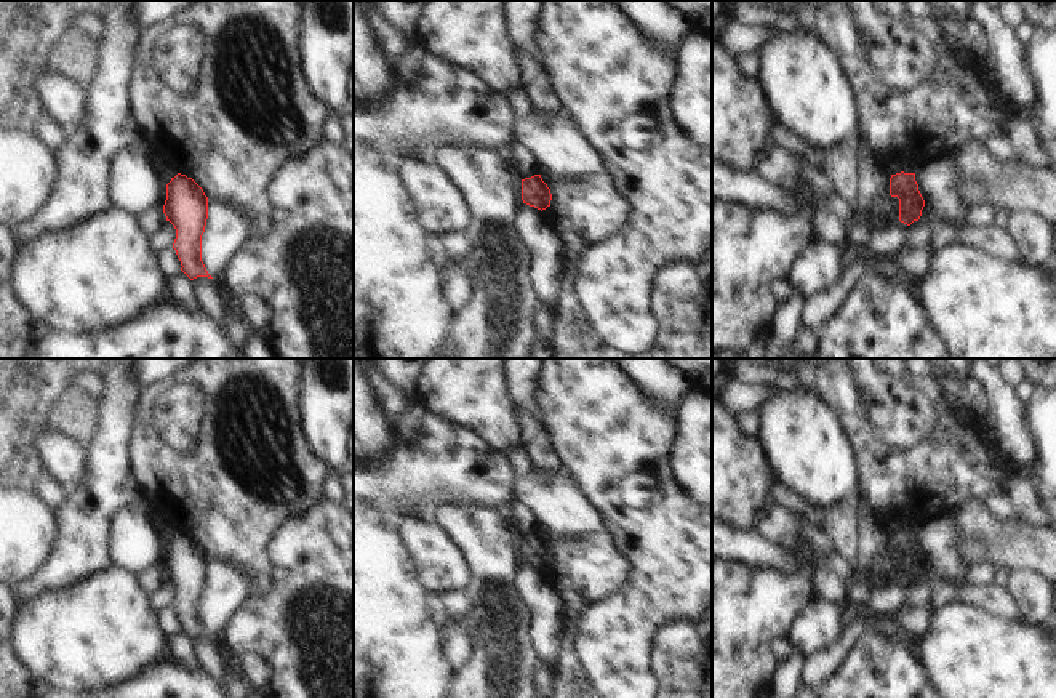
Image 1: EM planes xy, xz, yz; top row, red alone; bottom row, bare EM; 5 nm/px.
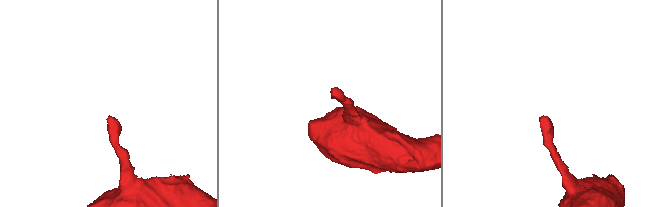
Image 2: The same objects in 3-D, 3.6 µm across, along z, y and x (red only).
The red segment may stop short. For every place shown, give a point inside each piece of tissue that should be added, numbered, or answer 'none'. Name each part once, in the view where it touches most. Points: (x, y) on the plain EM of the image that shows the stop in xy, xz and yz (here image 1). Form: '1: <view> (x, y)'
none

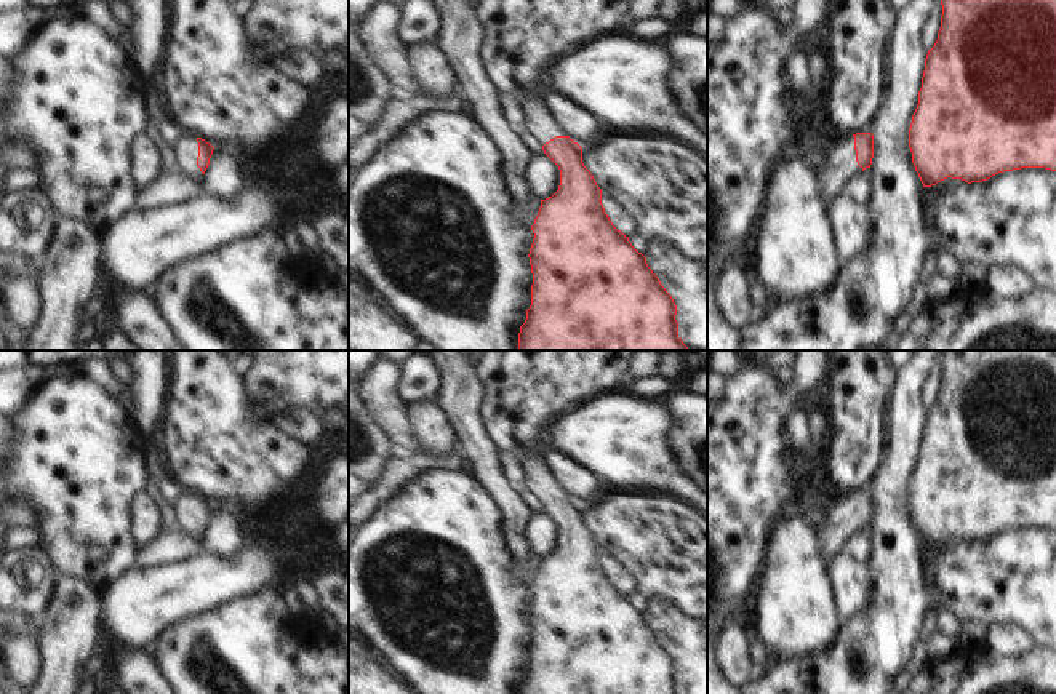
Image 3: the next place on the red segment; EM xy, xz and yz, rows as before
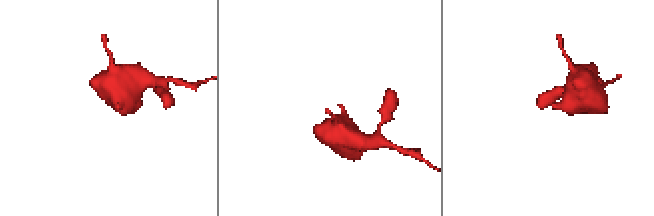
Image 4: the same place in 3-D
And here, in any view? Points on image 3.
1: xy (186, 509)

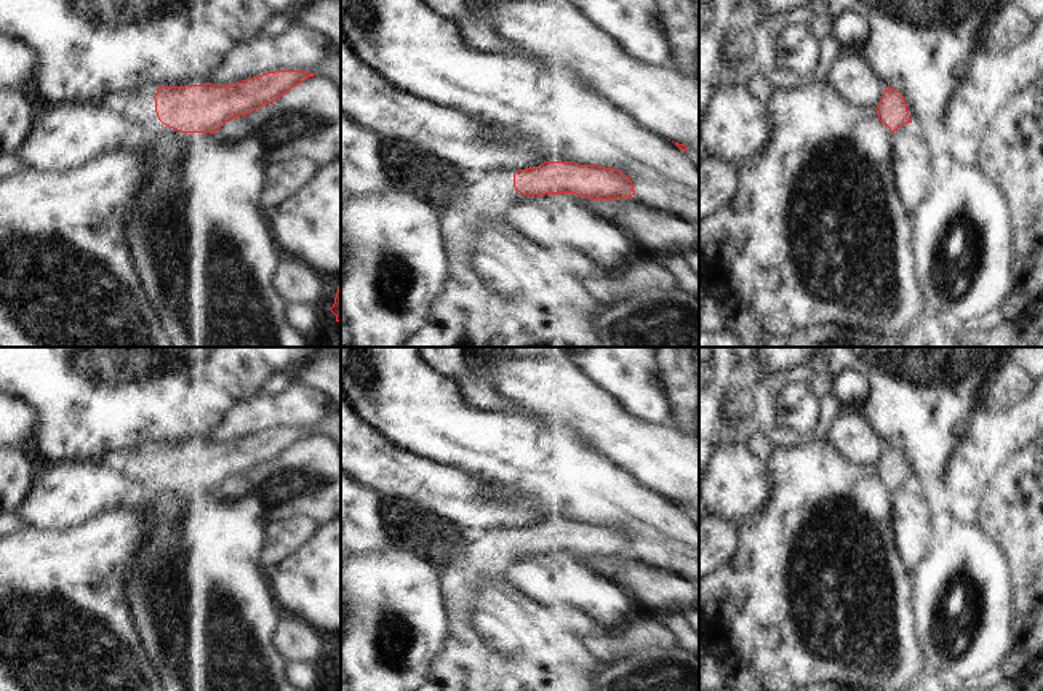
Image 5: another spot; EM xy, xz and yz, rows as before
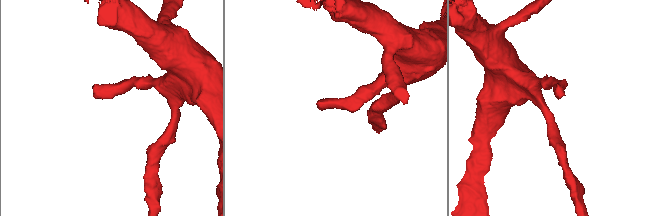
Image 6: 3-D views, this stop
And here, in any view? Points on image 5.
1: xy (138, 466)

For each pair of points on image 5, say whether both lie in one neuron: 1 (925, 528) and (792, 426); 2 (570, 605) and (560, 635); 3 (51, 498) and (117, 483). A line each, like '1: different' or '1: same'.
1: different
2: different
3: same

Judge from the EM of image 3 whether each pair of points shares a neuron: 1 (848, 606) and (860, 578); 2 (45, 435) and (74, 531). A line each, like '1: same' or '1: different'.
1: same
2: same

